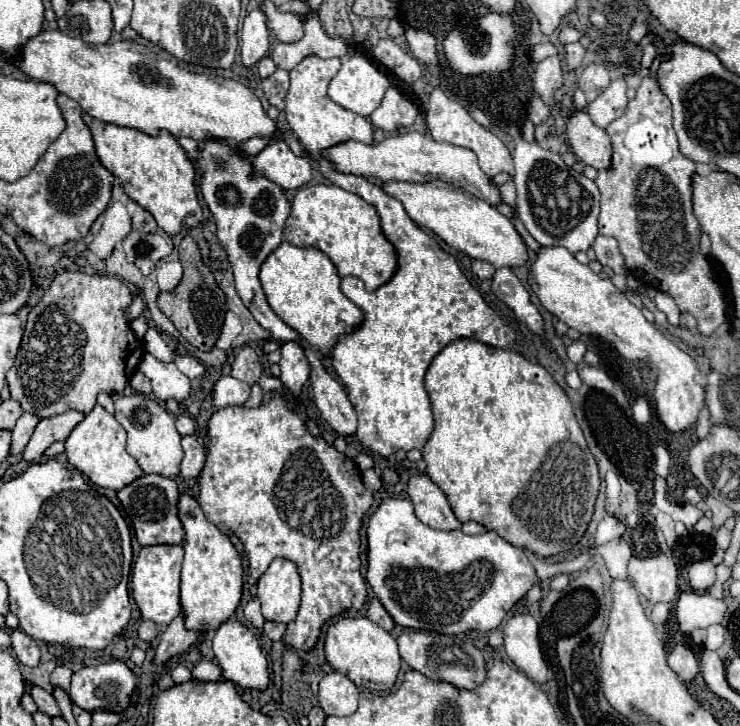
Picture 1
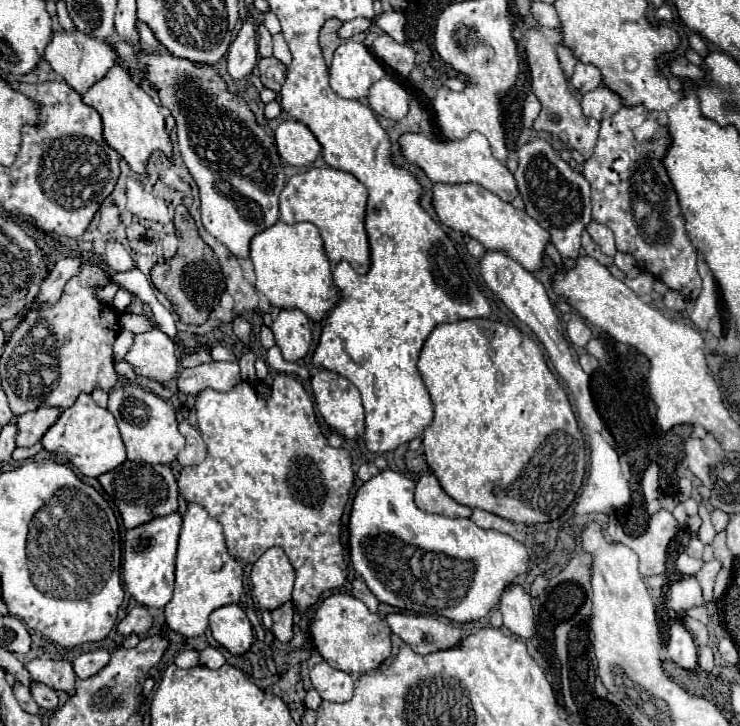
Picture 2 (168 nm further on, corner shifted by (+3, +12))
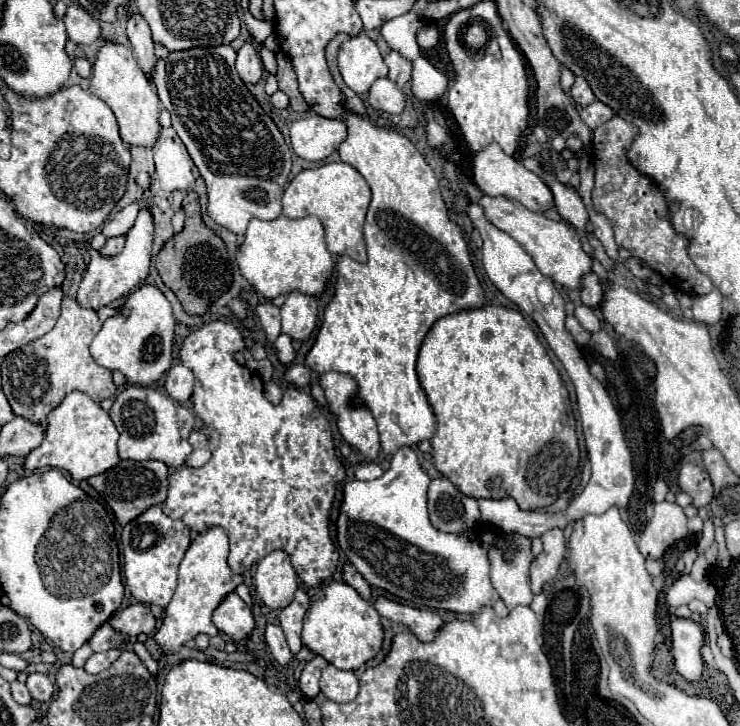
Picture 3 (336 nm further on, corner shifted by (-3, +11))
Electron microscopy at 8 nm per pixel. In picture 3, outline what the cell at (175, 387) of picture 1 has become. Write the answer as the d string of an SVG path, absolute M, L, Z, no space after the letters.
M151 285L137 287L127 303L123 313L109 317L103 323L103 329L91 343L91 355L105 369L119 369L131 385L153 385L159 381L167 369L173 365L173 339L175 339L175 319L171 305L165 295Z

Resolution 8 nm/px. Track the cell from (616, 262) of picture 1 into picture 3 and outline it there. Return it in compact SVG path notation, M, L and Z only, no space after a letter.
M589 209L589 215L591 215L591 225L593 225L593 235L601 241L601 245L603 245L605 251L607 251L607 255L617 261L617 259L619 259L619 255L617 255L617 245L615 245L613 229L611 229L607 217L595 213L593 209Z

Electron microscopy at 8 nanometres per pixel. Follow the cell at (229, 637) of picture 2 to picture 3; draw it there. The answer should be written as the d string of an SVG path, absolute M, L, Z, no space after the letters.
M231 593L223 603L213 611L215 627L233 641L247 639L255 627L251 609L239 599L237 593Z

